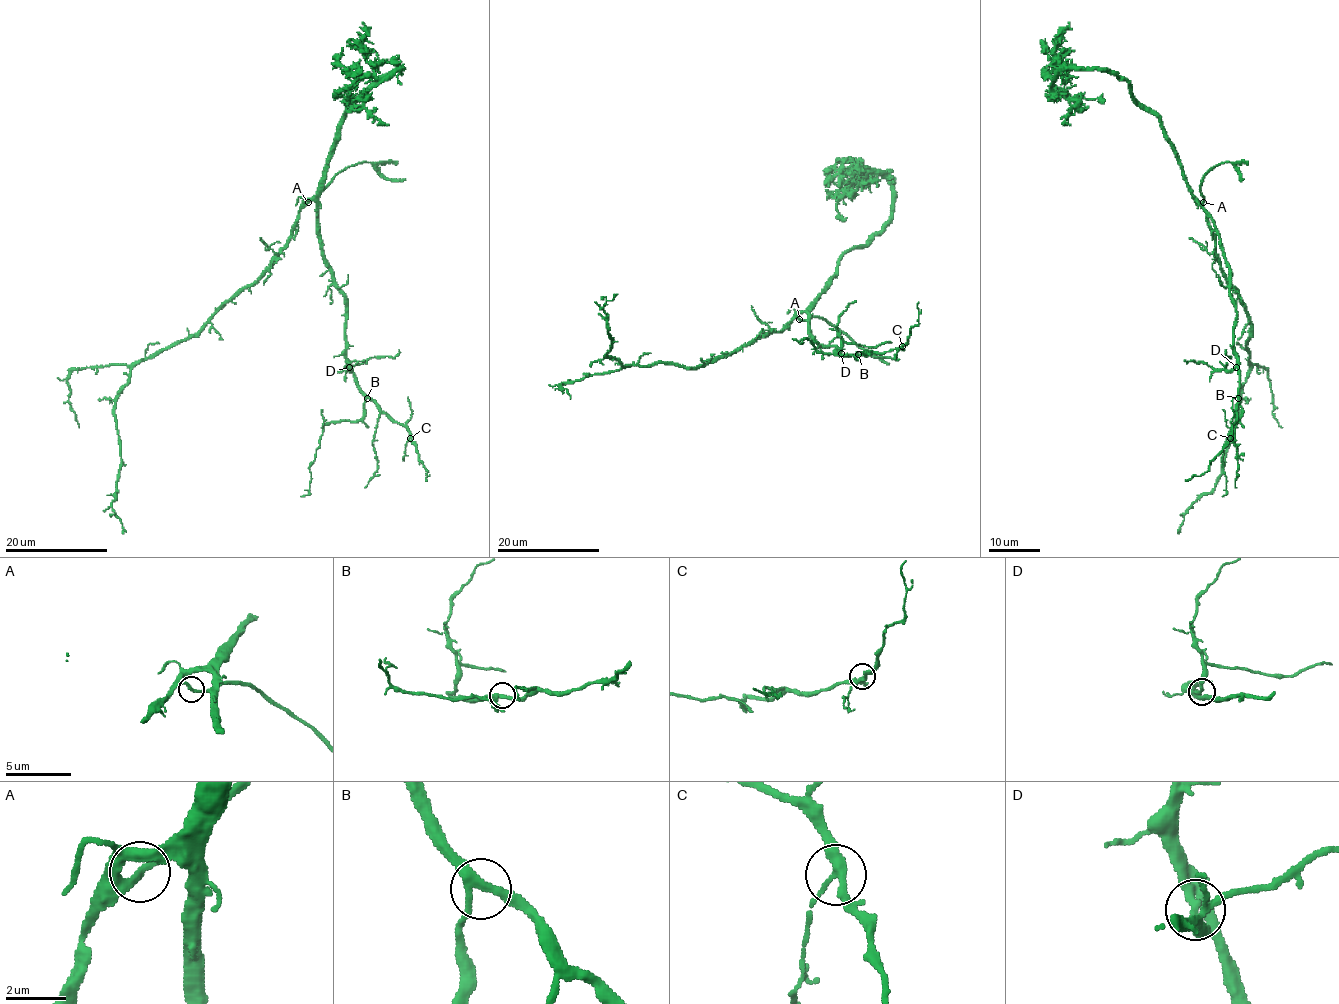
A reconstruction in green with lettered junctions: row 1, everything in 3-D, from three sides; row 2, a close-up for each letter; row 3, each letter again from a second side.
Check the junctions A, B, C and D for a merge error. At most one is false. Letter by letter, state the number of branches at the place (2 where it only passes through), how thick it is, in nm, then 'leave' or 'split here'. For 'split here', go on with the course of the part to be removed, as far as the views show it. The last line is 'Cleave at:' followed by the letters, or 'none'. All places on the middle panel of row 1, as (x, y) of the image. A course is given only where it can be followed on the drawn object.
A: branches 2; calibre 240 nm; leave
B: branches 3; calibre 280 nm; leave
C: branches 3; calibre 280 nm; leave
D: branches 3; calibre 240 nm; leave
Cleave at: none

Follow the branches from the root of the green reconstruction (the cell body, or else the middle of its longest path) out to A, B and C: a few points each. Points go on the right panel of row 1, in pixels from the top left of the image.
A: (1213, 235), (1207, 212), (1201, 205), (1203, 202)
B: (1213, 235), (1204, 208), (1195, 200), (1213, 223), (1230, 272), (1230, 296), (1236, 313), (1238, 398)
C: (1213, 235), (1204, 208), (1195, 200), (1218, 236), (1236, 313), (1234, 353), (1239, 403), (1230, 438)

